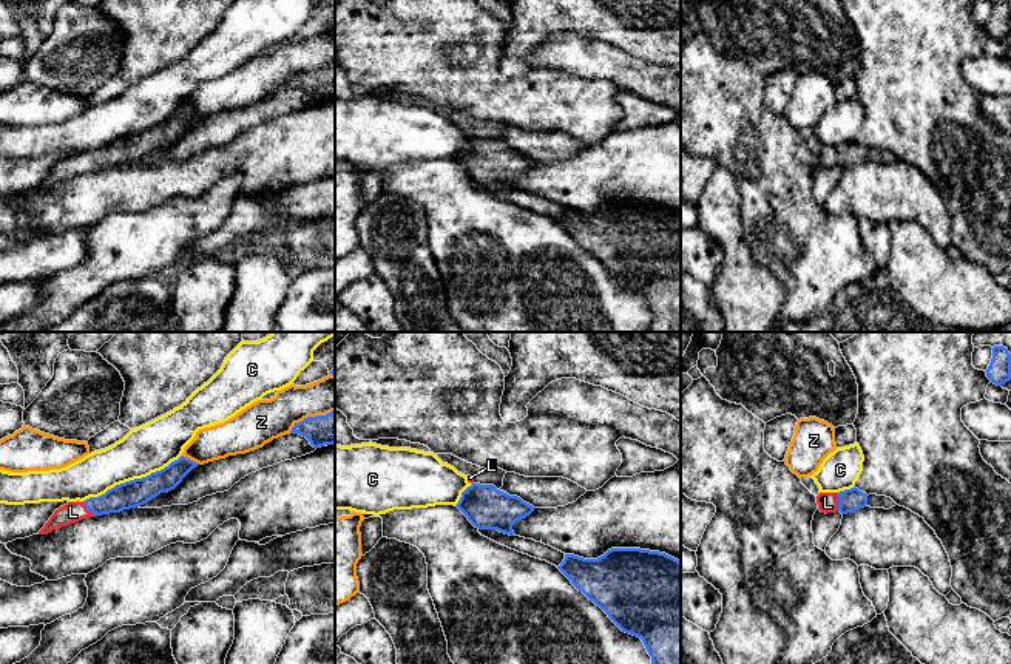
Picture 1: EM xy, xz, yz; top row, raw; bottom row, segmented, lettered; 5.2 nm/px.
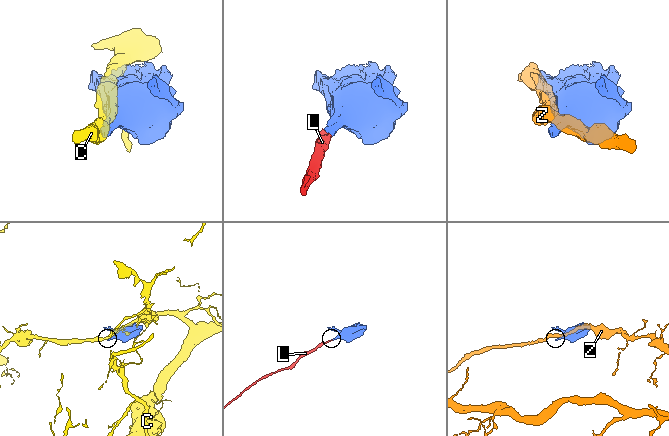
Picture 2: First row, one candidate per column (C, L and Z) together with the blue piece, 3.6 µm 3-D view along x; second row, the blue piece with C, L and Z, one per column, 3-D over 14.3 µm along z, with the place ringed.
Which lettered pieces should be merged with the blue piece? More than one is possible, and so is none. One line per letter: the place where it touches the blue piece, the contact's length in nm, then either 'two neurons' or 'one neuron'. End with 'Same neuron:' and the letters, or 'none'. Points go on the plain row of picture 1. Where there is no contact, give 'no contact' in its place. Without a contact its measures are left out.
C: xy (131, 135) | 550 nm | two neurons
L: yz (838, 156) | 100 nm | one neuron
Z: xy (311, 71) | 260 nm | two neurons
Same neuron: L

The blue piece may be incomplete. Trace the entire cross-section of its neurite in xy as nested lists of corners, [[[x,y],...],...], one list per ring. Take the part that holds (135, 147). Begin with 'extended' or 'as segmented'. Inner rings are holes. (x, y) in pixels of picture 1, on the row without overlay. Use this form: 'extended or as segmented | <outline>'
extended | [[[181,110],[164,124],[142,133],[116,139],[99,151],[90,151],[83,156],[68,156],[54,165],[39,188],[48,188],[52,184],[76,178],[86,171],[120,167],[140,161],[161,147],[174,144],[198,119],[199,117]]]

